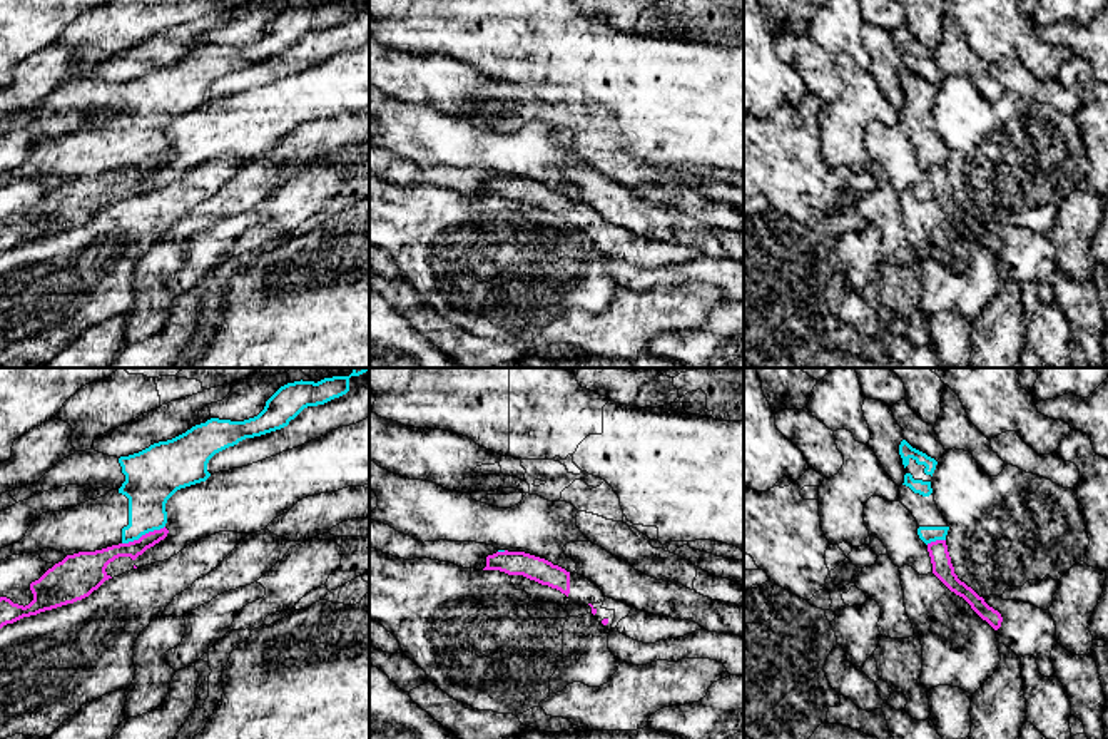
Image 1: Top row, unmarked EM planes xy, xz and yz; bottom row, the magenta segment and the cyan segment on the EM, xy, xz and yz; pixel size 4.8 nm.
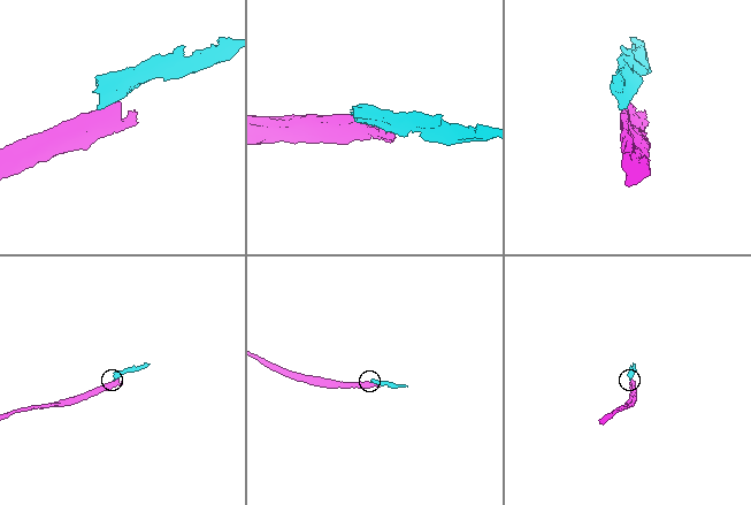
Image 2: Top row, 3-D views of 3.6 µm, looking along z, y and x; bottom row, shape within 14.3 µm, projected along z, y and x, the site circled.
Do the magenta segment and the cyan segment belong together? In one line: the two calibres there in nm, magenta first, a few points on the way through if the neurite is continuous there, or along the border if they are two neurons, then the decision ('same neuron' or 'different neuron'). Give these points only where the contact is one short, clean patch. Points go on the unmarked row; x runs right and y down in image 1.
100 nm thick on the magenta side, 220 nm on the other; border along xy (164, 151), (122, 169); different neuron

